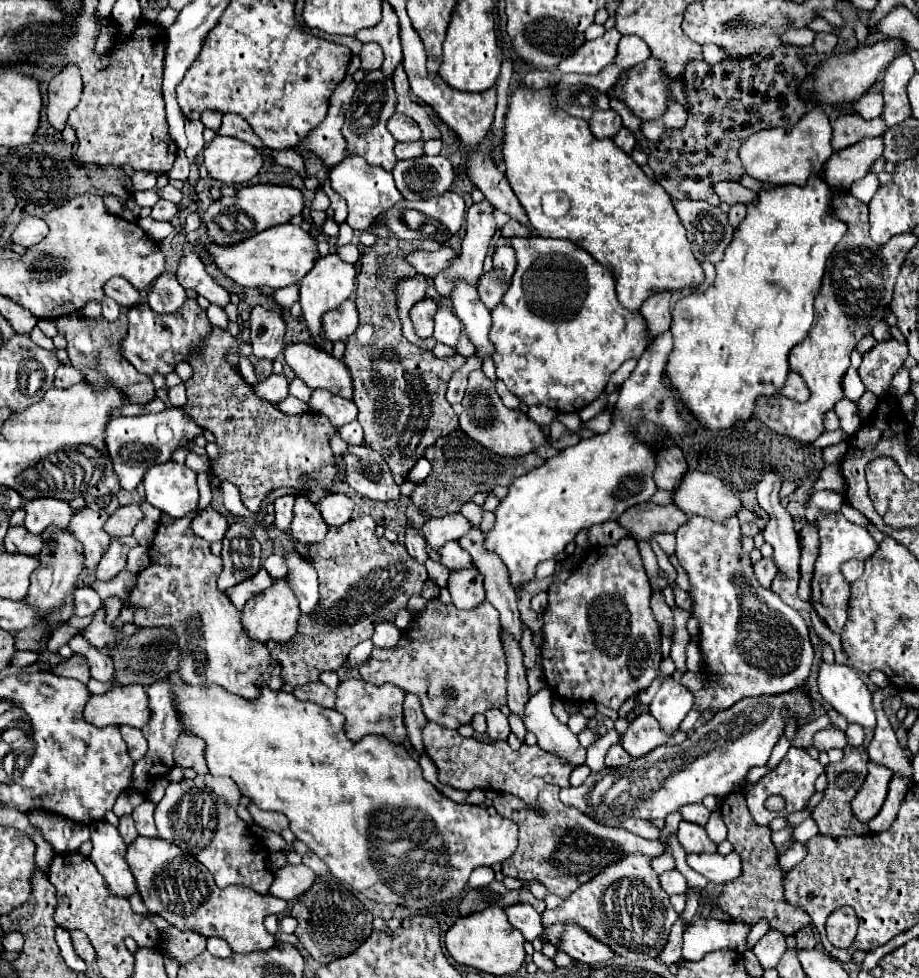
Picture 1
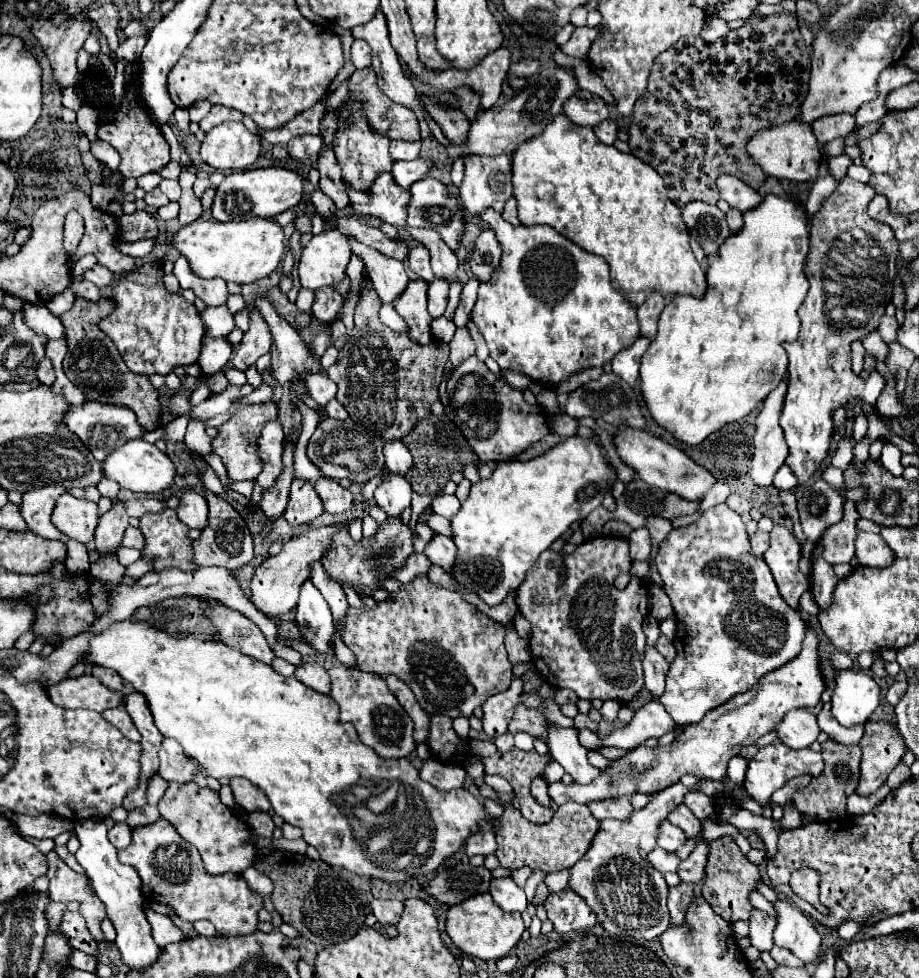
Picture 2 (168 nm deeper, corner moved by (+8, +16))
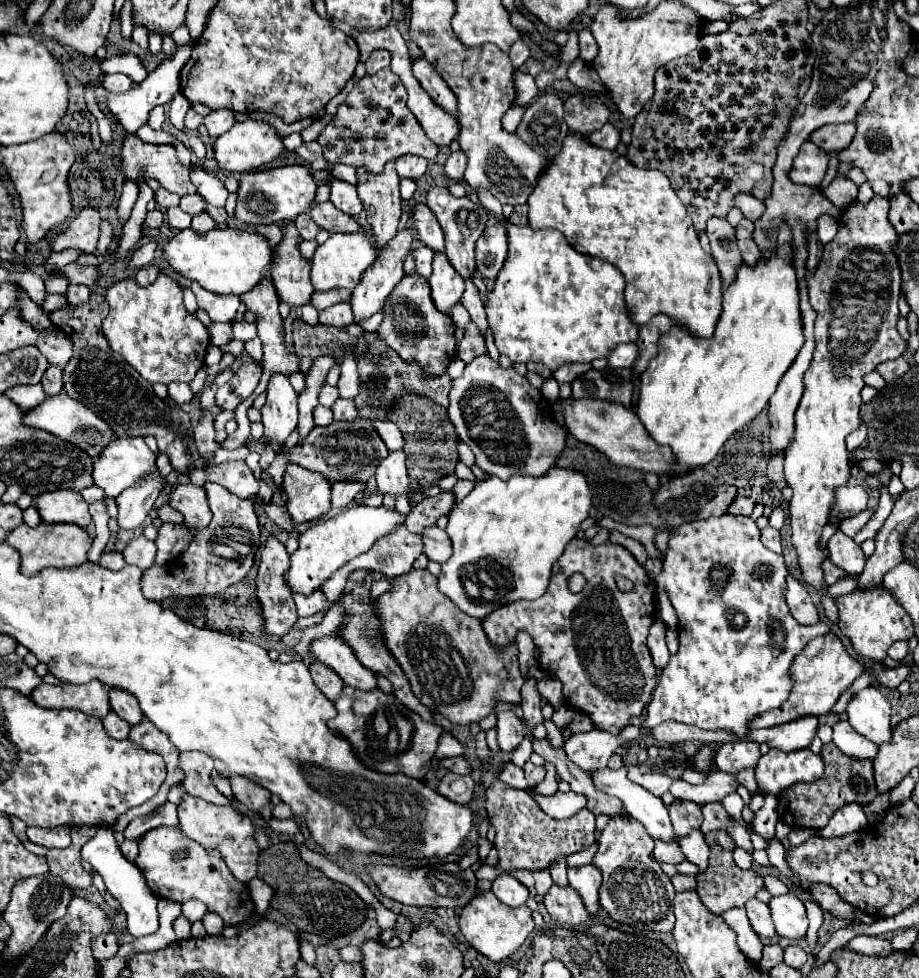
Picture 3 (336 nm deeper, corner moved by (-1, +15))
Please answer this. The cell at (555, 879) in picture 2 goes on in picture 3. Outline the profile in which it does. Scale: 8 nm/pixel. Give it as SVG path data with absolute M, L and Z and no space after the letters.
M589 863L583 867L569 867L569 885L581 895L581 899L587 903L587 913L597 915L599 905L599 887L601 887L601 871Z

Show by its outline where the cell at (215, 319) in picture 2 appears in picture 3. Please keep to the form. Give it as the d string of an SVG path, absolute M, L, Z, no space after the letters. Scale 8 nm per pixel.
M235 321L233 323L233 335L237 341L249 341L253 337L257 337L257 327L255 323L247 323L247 321Z

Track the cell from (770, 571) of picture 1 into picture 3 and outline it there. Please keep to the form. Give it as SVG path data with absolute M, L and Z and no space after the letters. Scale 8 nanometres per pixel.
M767 525L765 529L761 529L761 541L763 541L763 545L769 547L771 551L781 553L781 535L779 535L777 529L773 529L773 527L769 527L769 525Z

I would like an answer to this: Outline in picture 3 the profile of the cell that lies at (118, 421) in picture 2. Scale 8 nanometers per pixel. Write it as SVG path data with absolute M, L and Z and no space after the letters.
M65 391L59 393L57 397L45 397L45 401L41 405L27 409L21 421L25 427L47 431L49 435L55 435L61 441L67 441L67 443L79 447L89 457L97 457L101 453L101 449L113 441L113 431L109 429L109 425L101 417L97 417L91 409L87 409L83 403L73 401Z

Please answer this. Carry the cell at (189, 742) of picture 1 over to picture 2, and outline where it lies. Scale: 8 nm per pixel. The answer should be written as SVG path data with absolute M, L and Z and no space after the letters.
M164 738L162 748L160 748L160 770L158 774L164 780L174 780L174 782L190 782L192 774L196 774L198 768L194 764L188 762L184 750L180 748L180 744L176 740L168 740Z

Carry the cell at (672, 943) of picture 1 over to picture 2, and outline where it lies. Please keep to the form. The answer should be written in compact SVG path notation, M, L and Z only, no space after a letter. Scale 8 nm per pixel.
M678 884L670 888L668 894L668 910L670 910L670 926L680 926L686 916L686 908L694 898L694 886L692 884Z

